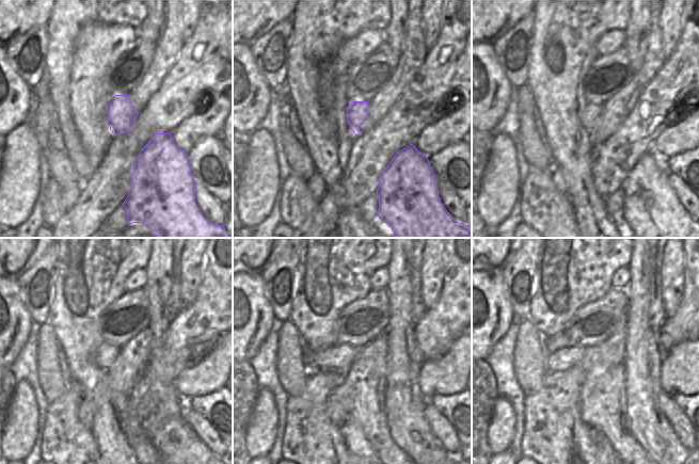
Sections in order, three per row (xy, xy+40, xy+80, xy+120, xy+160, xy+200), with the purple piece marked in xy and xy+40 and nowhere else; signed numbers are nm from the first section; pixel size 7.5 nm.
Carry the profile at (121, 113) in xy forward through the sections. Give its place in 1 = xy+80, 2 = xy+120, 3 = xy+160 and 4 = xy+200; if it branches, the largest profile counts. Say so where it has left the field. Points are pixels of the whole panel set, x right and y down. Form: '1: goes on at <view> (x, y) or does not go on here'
1: goes on at xy+80 (588, 115)
2: goes on at xy+120 (108, 353)
3: goes on at xy+160 (347, 353)
4: goes on at xy+200 (581, 349)

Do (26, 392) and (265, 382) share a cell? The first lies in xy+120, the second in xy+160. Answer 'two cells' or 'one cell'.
two cells

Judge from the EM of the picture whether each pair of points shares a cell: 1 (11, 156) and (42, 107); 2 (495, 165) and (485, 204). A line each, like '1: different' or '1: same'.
1: same
2: same

